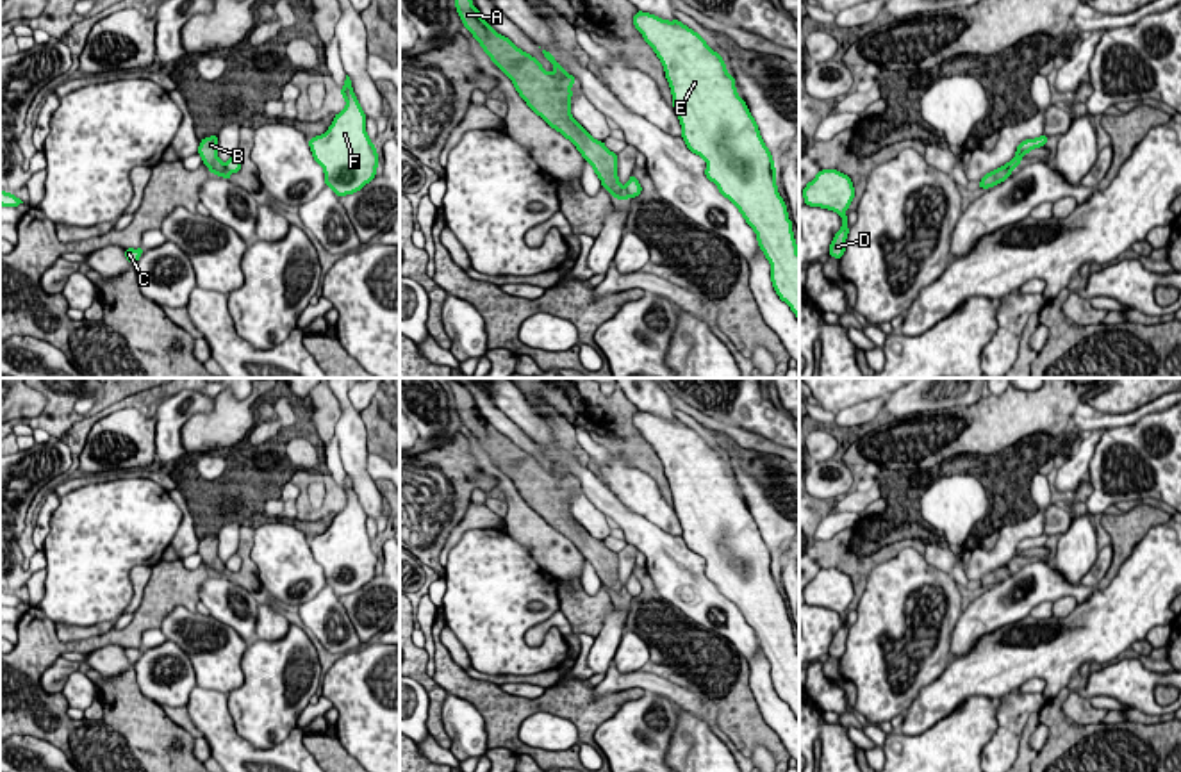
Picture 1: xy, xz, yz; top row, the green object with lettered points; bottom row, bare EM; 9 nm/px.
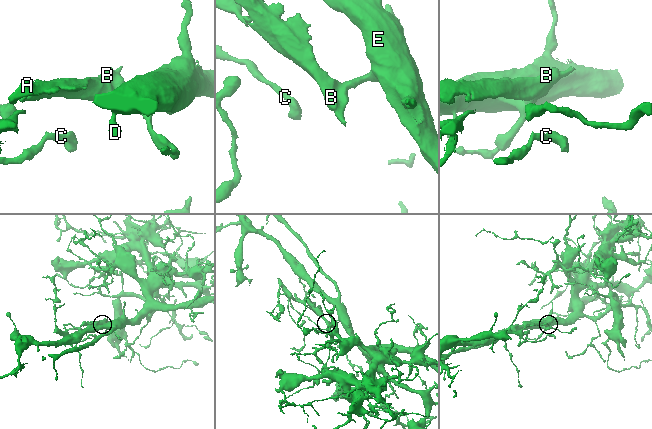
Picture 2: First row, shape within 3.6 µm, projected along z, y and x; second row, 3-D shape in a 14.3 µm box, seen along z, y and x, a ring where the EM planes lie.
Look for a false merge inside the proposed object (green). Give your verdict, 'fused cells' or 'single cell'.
fused cells

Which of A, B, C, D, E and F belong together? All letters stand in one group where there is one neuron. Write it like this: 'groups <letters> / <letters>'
groups A B / C D E F

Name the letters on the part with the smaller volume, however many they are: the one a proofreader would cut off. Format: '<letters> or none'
A, B

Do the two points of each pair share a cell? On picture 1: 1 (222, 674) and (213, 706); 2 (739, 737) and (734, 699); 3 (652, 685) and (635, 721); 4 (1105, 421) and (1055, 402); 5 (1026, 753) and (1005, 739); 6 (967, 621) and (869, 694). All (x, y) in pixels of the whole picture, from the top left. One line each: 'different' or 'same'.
1: different
2: same
3: different
4: different
5: different
6: different

